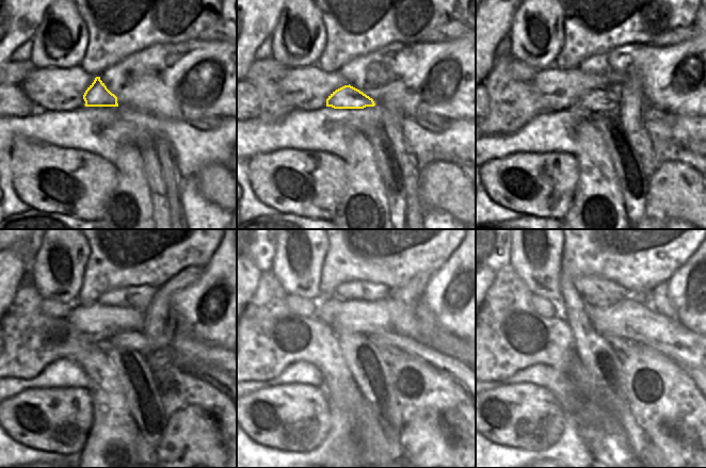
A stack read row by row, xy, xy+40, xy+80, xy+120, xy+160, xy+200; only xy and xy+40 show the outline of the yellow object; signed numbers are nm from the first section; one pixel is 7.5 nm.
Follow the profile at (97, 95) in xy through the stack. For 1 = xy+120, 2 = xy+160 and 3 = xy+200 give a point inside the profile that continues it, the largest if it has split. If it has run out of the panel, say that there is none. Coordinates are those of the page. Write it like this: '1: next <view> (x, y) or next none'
1: next xy+120 (135, 339)
2: next xy+160 (452, 368)
3: next xy+200 (690, 371)

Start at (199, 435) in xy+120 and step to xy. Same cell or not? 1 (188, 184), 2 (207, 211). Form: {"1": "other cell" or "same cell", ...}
{"1": "other cell", "2": "other cell"}

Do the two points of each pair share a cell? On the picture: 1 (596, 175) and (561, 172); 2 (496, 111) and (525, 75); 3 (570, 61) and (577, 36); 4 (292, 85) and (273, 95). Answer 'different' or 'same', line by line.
1: different
2: different
3: same
4: different

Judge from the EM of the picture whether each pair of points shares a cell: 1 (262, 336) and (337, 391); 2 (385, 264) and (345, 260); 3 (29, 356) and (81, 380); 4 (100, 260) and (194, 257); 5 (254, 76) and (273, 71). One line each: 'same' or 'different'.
1: same
2: same
3: different
4: same
5: same

